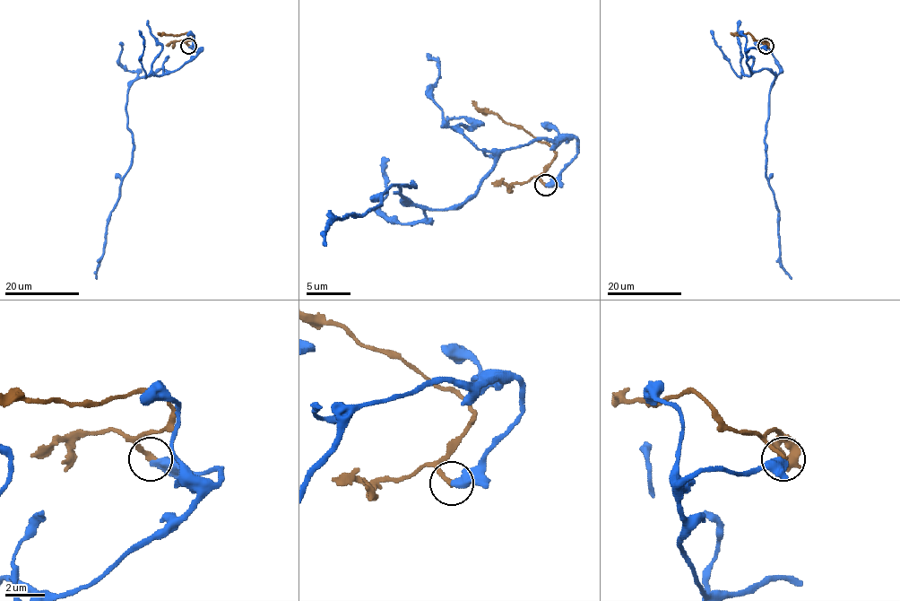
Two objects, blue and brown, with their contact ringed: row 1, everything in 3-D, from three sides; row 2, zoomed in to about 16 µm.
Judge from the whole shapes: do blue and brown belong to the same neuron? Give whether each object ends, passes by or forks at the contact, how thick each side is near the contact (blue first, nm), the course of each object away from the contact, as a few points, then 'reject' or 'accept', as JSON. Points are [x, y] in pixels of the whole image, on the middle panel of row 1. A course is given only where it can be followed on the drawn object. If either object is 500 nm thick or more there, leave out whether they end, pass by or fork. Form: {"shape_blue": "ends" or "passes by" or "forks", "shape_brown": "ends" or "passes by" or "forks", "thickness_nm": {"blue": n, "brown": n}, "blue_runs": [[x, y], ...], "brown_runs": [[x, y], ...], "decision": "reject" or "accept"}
{"shape_blue": "ends", "shape_brown": "ends", "thickness_nm": {"blue": 420, "brown": 280}, "blue_runs": [[546, 184], [575, 138], [504, 149], [446, 208], [393, 184], [339, 217], [325, 246]], "brown_runs": [[546, 184], [540, 175], [555, 155], [549, 144], [506, 125], [496, 114], [482, 111], [471, 100]], "decision": "reject"}

